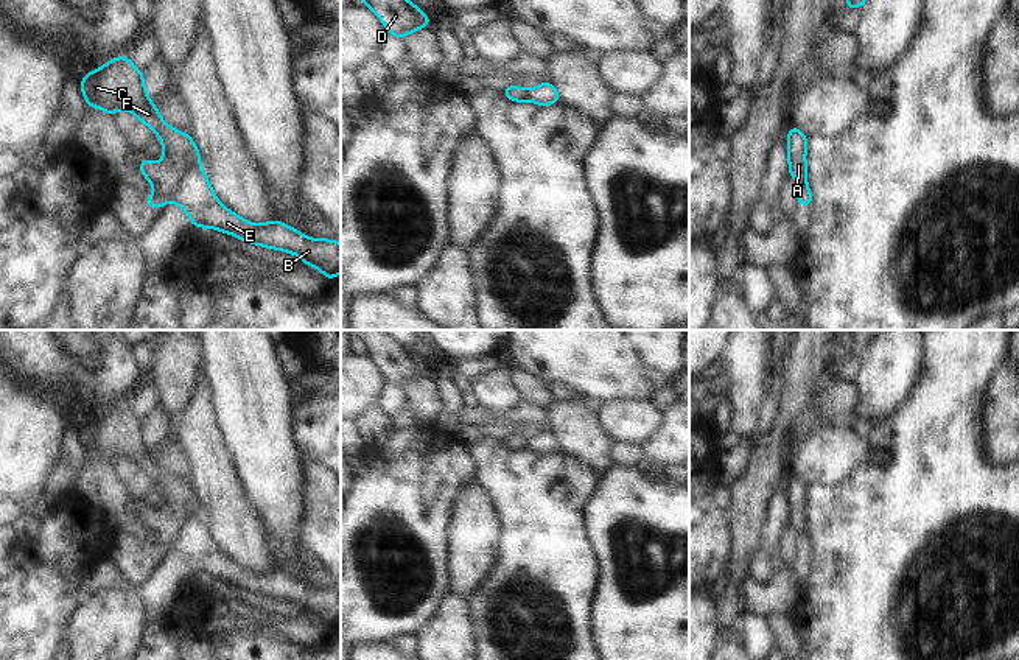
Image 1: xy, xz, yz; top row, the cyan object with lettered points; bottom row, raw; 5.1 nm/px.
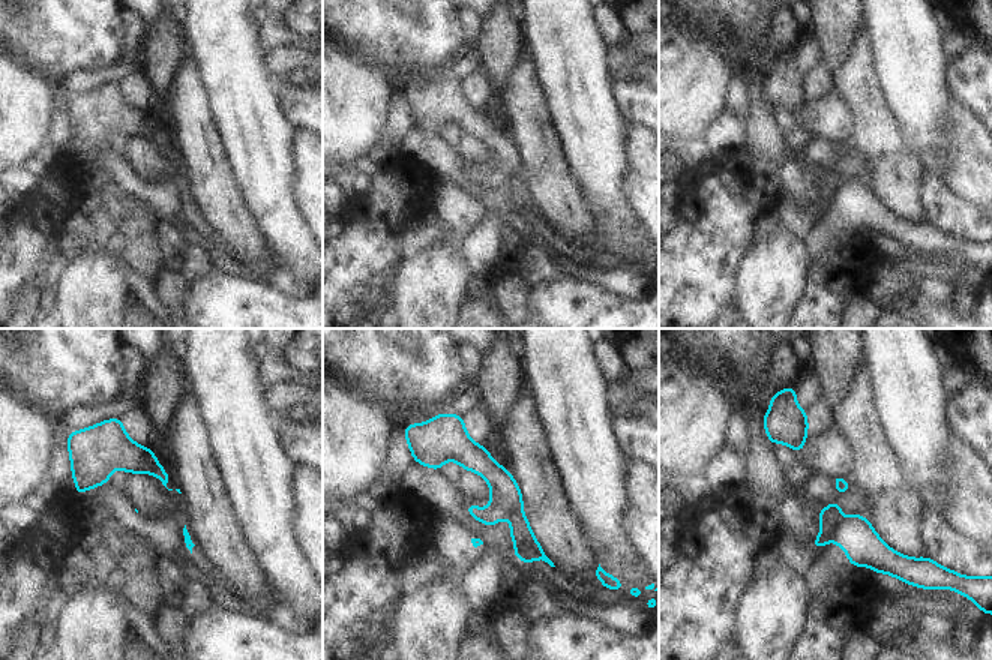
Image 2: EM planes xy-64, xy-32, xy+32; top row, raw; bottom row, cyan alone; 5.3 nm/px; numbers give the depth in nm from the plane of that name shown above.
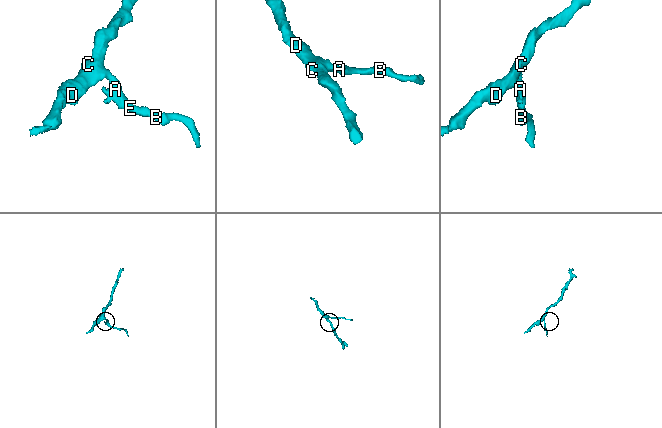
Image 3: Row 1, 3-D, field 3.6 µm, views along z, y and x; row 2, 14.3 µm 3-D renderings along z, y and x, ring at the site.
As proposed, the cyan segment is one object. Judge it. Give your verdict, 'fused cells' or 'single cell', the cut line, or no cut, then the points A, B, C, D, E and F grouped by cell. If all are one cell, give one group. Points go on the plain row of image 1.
fused cells | xy (196, 516), (190, 516), (184, 522), (184, 528), (170, 547) | A C D F / B E

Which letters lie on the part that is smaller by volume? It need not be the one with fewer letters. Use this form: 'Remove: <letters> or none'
Remove: B, E

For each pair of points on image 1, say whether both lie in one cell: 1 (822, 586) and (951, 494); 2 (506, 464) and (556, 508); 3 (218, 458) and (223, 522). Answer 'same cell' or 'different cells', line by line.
1: same cell
2: same cell
3: same cell

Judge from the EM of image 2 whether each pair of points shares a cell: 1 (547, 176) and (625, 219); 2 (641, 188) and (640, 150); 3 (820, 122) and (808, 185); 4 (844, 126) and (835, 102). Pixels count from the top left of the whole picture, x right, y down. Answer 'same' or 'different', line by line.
1: different
2: same
3: different
4: same

